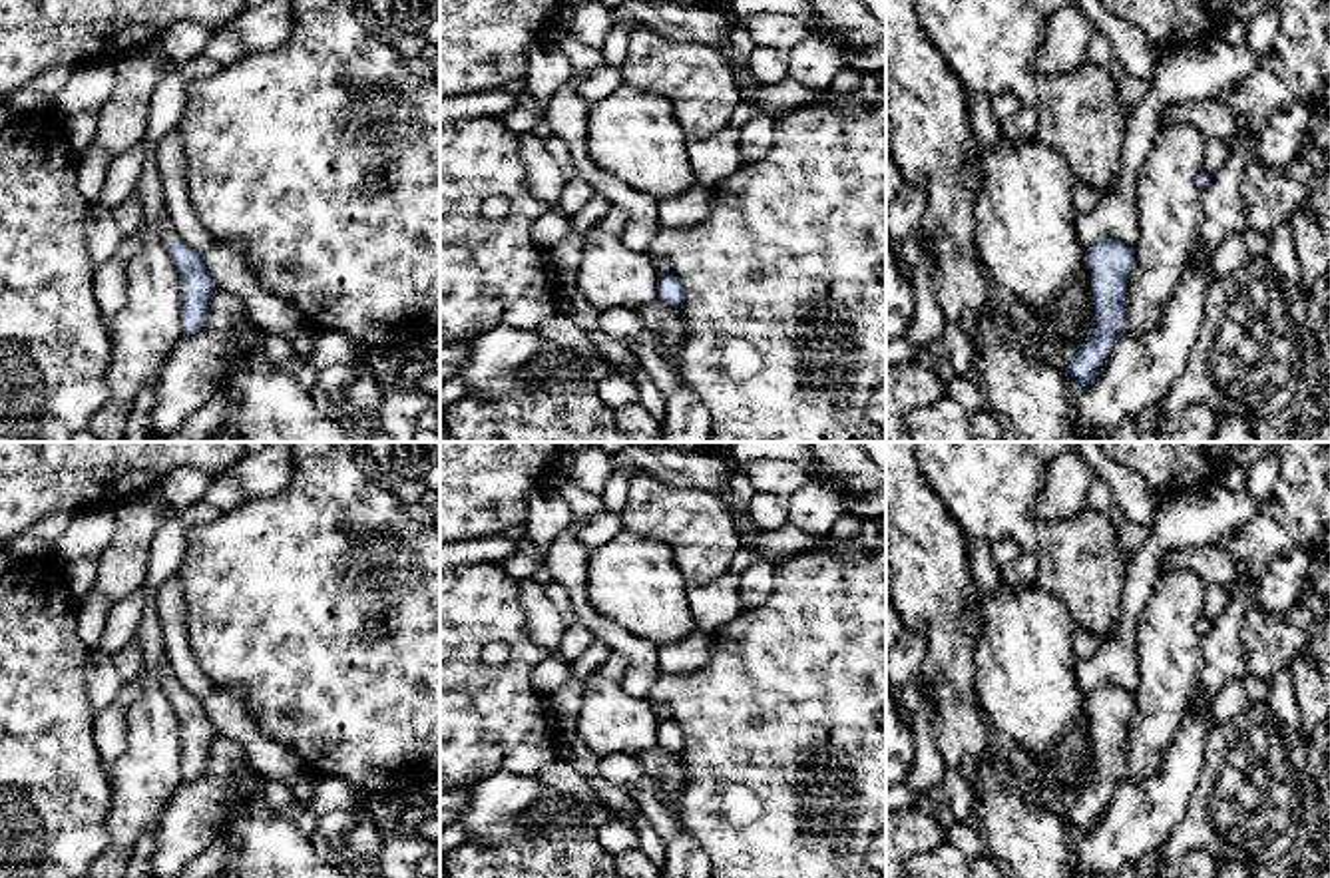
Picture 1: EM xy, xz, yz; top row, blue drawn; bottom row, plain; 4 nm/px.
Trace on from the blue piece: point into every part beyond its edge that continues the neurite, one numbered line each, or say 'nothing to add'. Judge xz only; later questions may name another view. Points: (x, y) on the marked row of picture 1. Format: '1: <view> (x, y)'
nothing to add

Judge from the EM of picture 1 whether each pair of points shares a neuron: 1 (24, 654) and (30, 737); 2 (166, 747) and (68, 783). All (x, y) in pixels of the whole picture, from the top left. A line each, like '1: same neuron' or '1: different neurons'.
1: same neuron
2: different neurons

